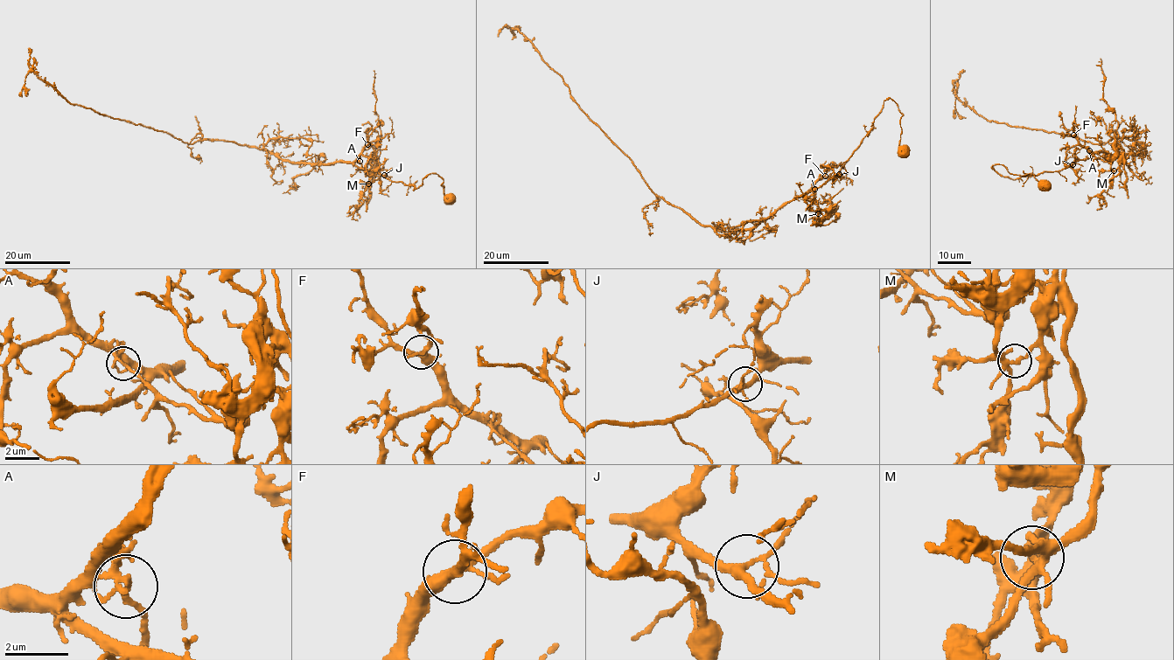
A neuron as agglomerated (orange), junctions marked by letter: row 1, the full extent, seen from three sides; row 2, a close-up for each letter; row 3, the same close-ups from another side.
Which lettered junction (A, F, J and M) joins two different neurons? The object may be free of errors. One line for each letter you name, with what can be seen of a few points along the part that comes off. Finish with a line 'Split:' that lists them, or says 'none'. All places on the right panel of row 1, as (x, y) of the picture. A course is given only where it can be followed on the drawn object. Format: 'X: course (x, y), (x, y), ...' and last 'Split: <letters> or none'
A: course (1088, 151), (1108, 162), (1122, 154), (1115, 113), (1103, 99), (1104, 77), (1100, 59)
Split: A

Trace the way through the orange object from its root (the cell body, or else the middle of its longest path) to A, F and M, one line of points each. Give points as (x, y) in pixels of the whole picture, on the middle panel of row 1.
A: (903, 151), (899, 152), (904, 114), (887, 98), (872, 129), (849, 160), (814, 191), (814, 195), (814, 189)
F: (903, 151), (899, 152), (904, 114), (887, 98), (872, 129), (849, 160), (835, 175), (808, 191), (825, 176)
M: (903, 151), (899, 152), (904, 114), (887, 98), (849, 160), (814, 191), (817, 205), (826, 211), (818, 213)

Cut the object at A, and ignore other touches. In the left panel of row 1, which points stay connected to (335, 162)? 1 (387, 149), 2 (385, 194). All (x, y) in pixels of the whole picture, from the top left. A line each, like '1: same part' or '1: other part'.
1: other part
2: same part

